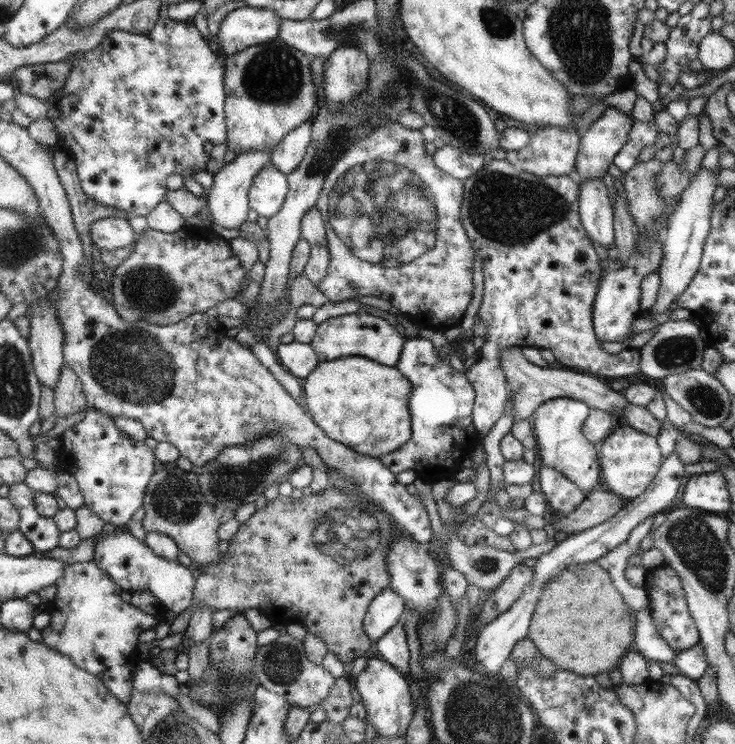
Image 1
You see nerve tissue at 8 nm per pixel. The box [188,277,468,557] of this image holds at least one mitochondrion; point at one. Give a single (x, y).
(225, 481)

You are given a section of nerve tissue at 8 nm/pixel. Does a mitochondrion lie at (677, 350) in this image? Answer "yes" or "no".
yes

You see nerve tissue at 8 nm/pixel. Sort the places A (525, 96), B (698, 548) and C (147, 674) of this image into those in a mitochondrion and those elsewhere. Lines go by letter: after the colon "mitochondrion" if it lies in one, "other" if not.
A: other
B: mitochondrion
C: other

